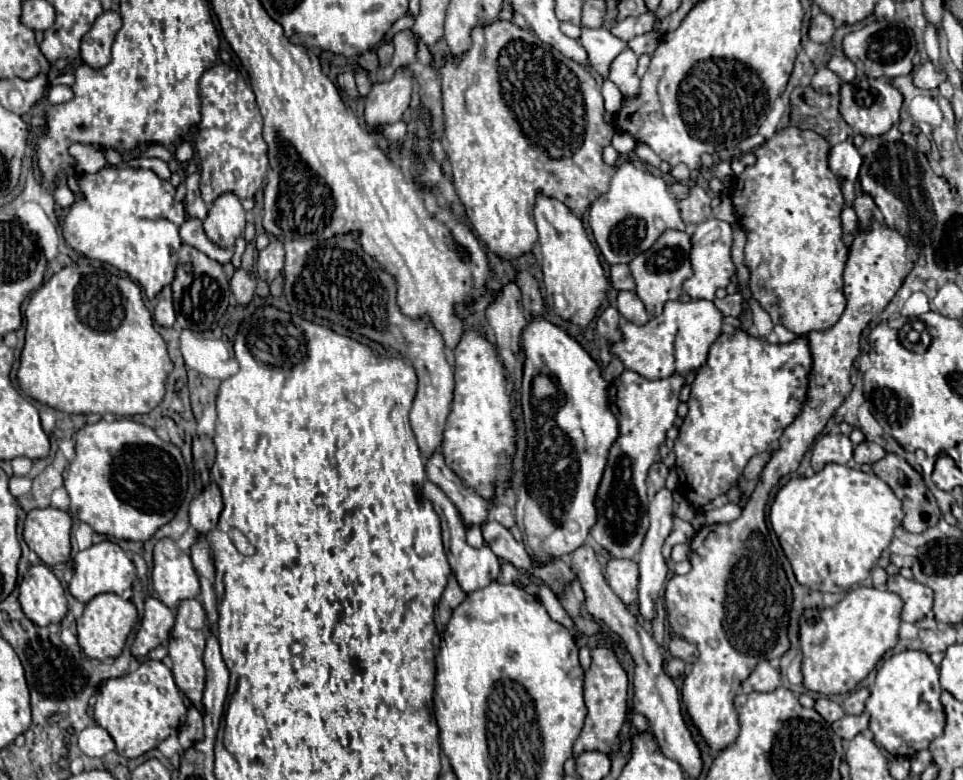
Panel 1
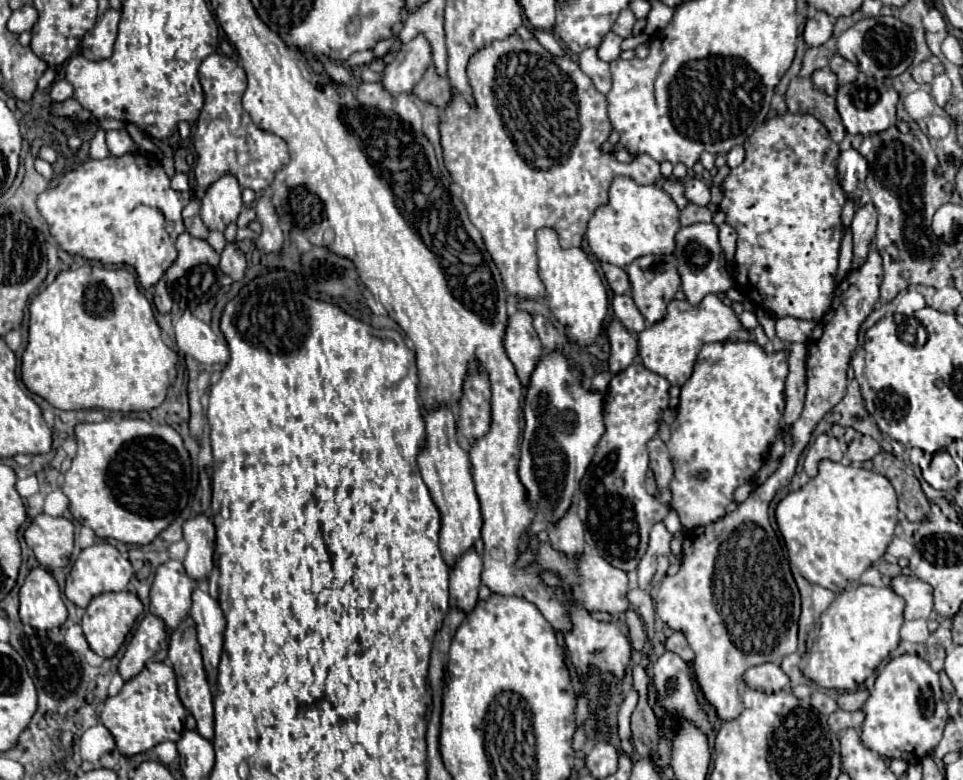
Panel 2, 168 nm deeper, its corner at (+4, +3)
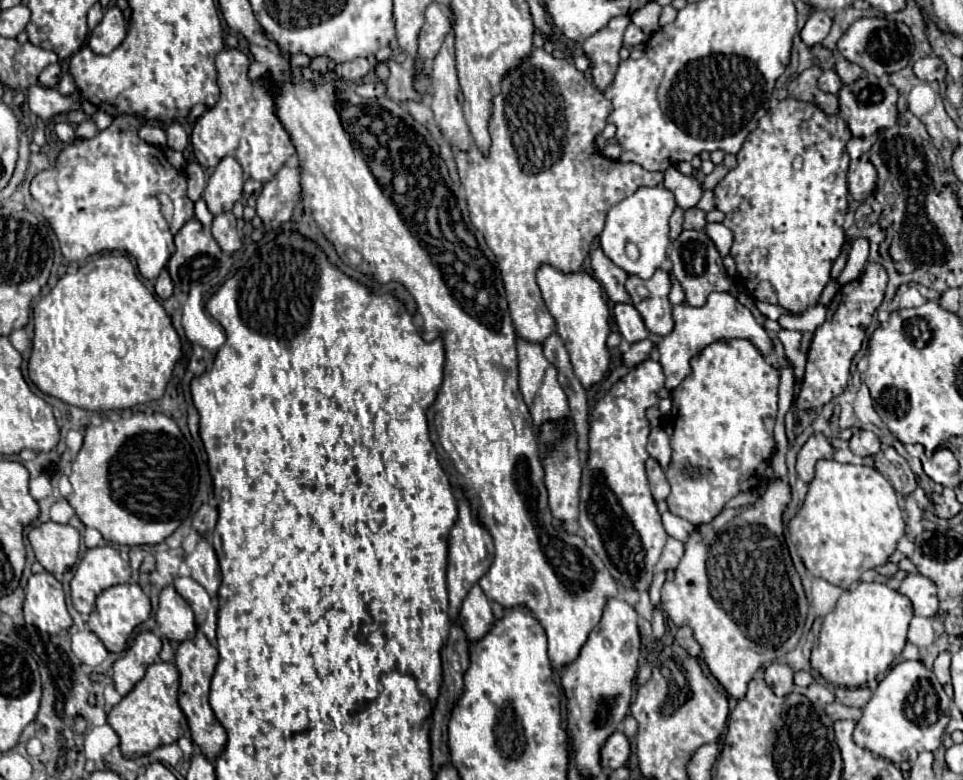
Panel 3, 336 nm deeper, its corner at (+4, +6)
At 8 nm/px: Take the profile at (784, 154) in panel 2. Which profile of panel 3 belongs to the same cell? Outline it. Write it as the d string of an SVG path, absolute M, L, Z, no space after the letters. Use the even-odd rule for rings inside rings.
M787 97L747 135L737 153L737 167L715 187L715 207L725 213L723 225L733 231L729 255L735 259L743 285L753 299L779 305L793 313L817 305L823 287L829 283L831 265L845 243L843 221L849 203L849 153L845 145L849 139L851 131L839 113L825 115L813 103Z

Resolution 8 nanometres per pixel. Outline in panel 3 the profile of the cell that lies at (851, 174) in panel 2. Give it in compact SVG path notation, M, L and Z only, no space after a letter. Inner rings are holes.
M855 161L851 163L849 171L849 193L857 201L865 201L877 185L877 171L867 161Z

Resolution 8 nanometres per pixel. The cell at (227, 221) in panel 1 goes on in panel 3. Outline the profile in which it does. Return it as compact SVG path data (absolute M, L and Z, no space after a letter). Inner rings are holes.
M225 157L215 167L213 175L207 181L207 187L203 191L203 197L207 201L207 207L213 215L231 211L231 207L241 199L243 195L243 171L237 159Z

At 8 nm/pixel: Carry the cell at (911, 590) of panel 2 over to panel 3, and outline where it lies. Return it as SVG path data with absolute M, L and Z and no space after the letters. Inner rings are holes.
M907 575L901 581L899 593L903 593L905 597L911 599L915 615L921 617L933 617L939 609L939 601L937 601L937 587L935 583L925 577L925 575Z

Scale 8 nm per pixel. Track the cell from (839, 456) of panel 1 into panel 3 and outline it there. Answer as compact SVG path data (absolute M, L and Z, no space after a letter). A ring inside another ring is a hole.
M821 433L811 435L797 455L797 477L803 483L809 483L813 479L815 463L819 459L833 459L833 447Z

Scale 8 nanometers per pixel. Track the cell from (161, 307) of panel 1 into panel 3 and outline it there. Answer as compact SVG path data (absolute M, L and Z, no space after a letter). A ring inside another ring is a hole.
M163 269L163 271L161 271L161 275L157 277L155 293L157 293L161 299L171 297L171 293L173 293L173 283L171 283L171 279L169 279L169 271L167 271L167 269Z

